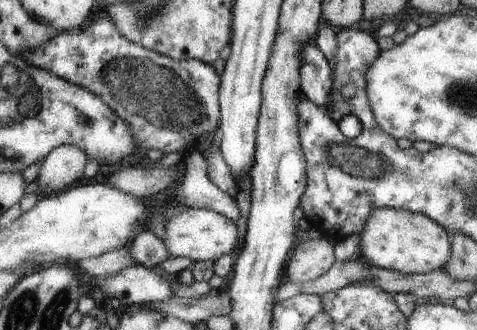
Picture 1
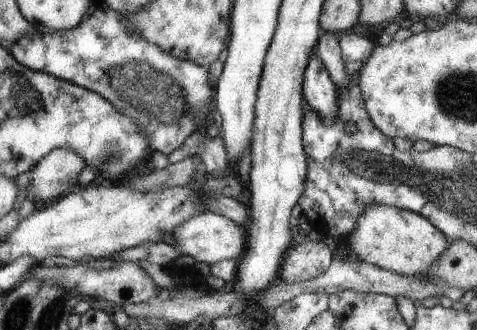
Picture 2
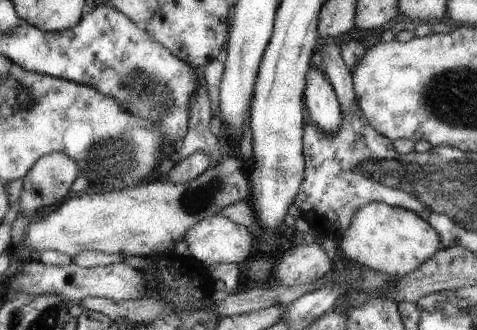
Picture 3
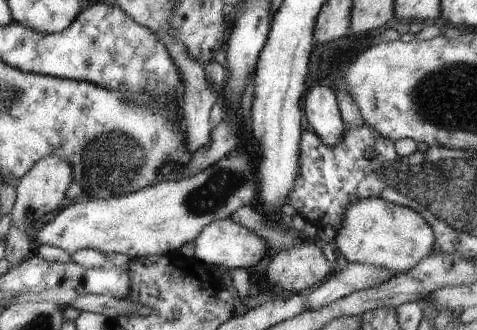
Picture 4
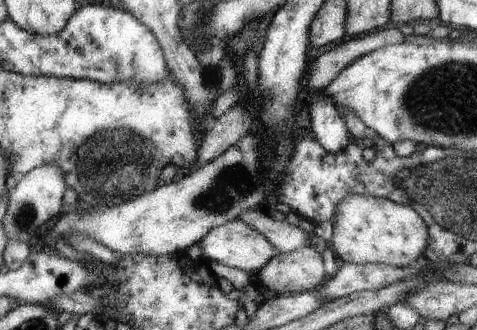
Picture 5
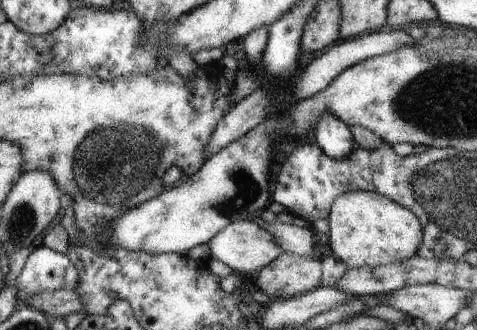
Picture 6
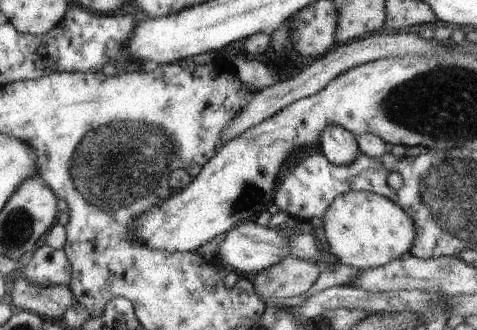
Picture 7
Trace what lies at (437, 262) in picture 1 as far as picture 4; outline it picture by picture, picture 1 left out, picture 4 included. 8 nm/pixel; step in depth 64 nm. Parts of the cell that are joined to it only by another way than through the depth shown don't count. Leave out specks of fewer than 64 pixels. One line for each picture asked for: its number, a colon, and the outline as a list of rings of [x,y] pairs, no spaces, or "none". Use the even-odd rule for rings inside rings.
2: [[[369,206],[355,224],[355,230],[345,238],[345,244],[351,252],[351,258],[363,260],[381,270],[399,274],[399,276],[421,276],[431,264],[435,264],[445,248],[449,246],[447,238],[423,216],[399,210],[391,206]]]
3: [[[369,202],[361,206],[355,216],[351,216],[349,228],[337,236],[337,246],[351,264],[387,274],[391,278],[401,278],[429,260],[441,248],[441,240],[435,228],[419,214],[381,202]]]
4: [[[367,198],[351,202],[343,212],[343,224],[335,232],[333,244],[349,264],[367,264],[377,268],[387,268],[393,274],[405,274],[415,264],[431,254],[431,244],[435,242],[431,226],[423,216],[407,206],[389,204],[381,198]]]

